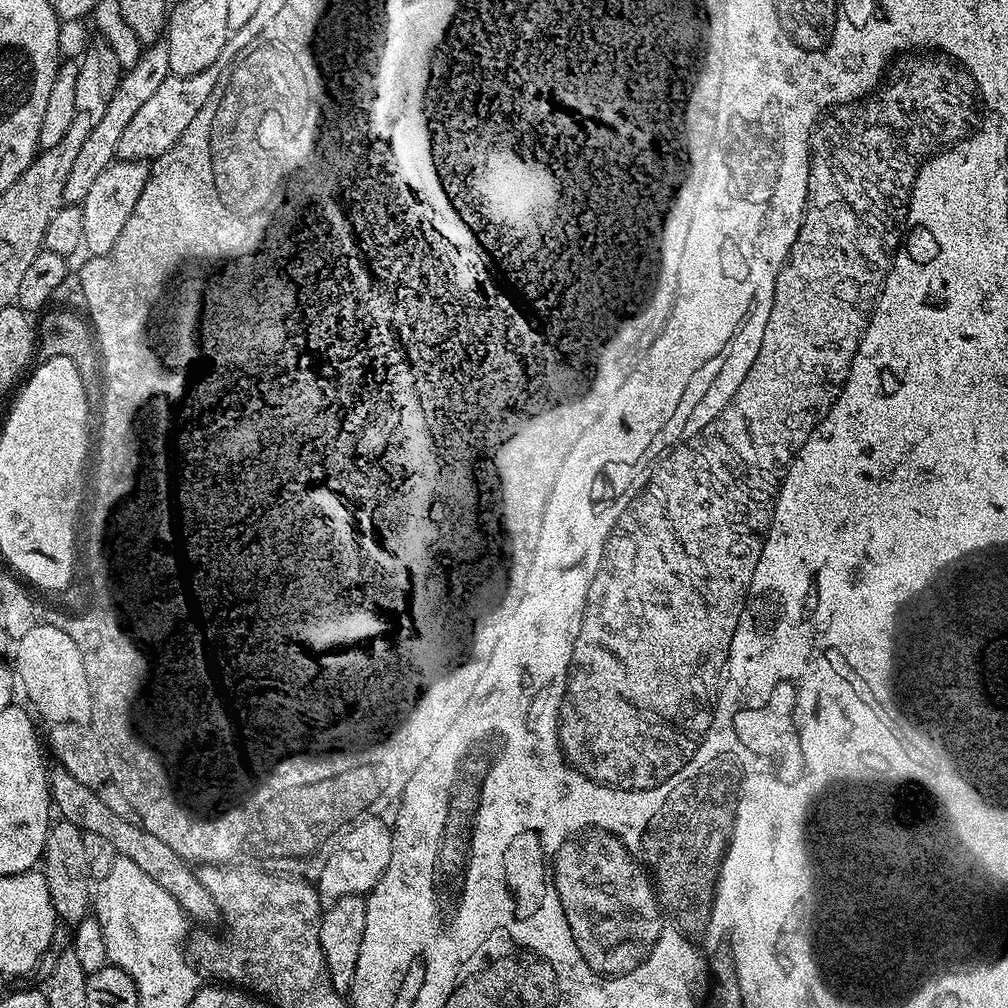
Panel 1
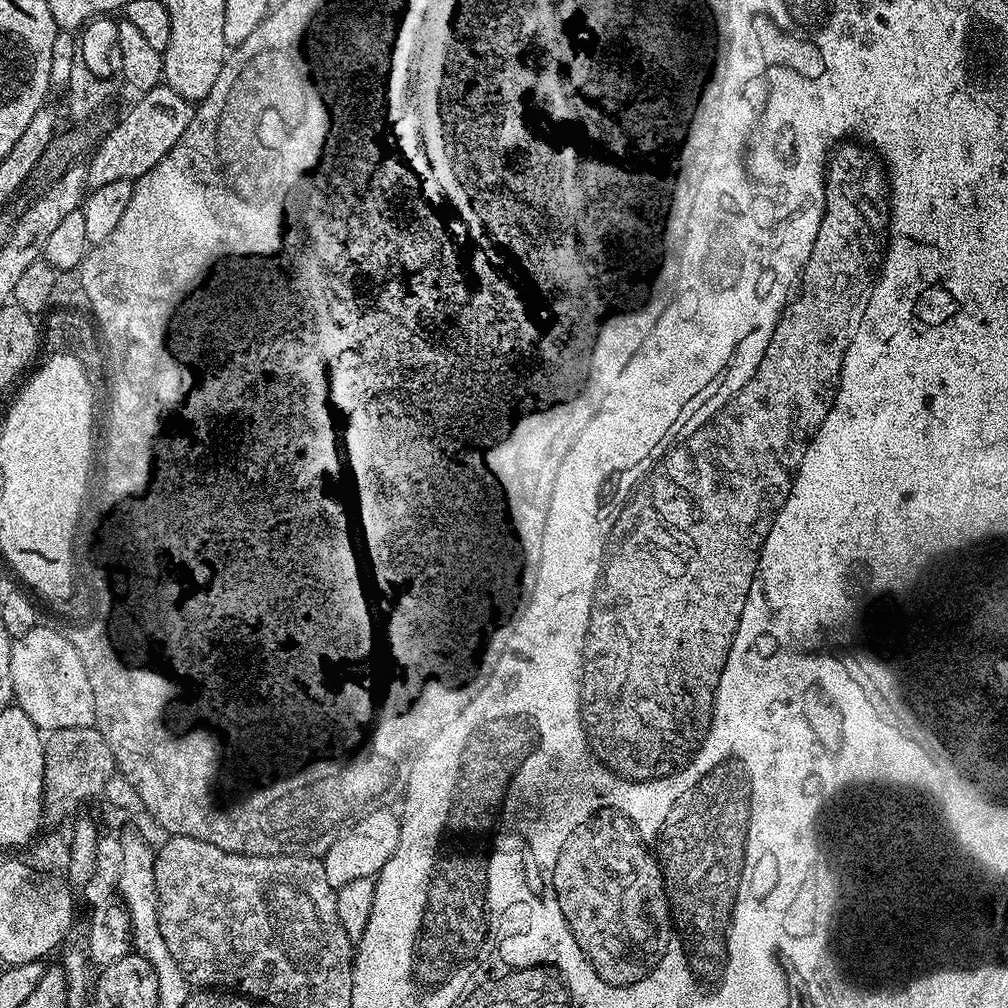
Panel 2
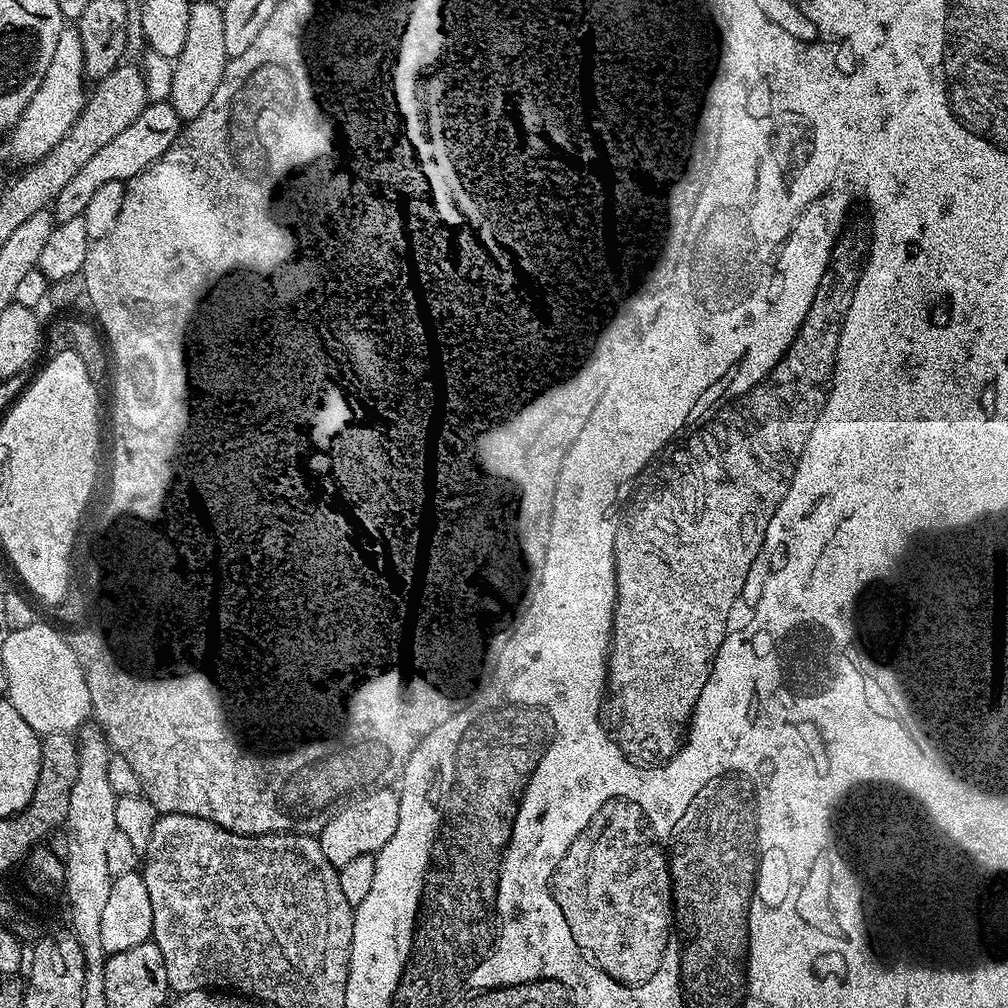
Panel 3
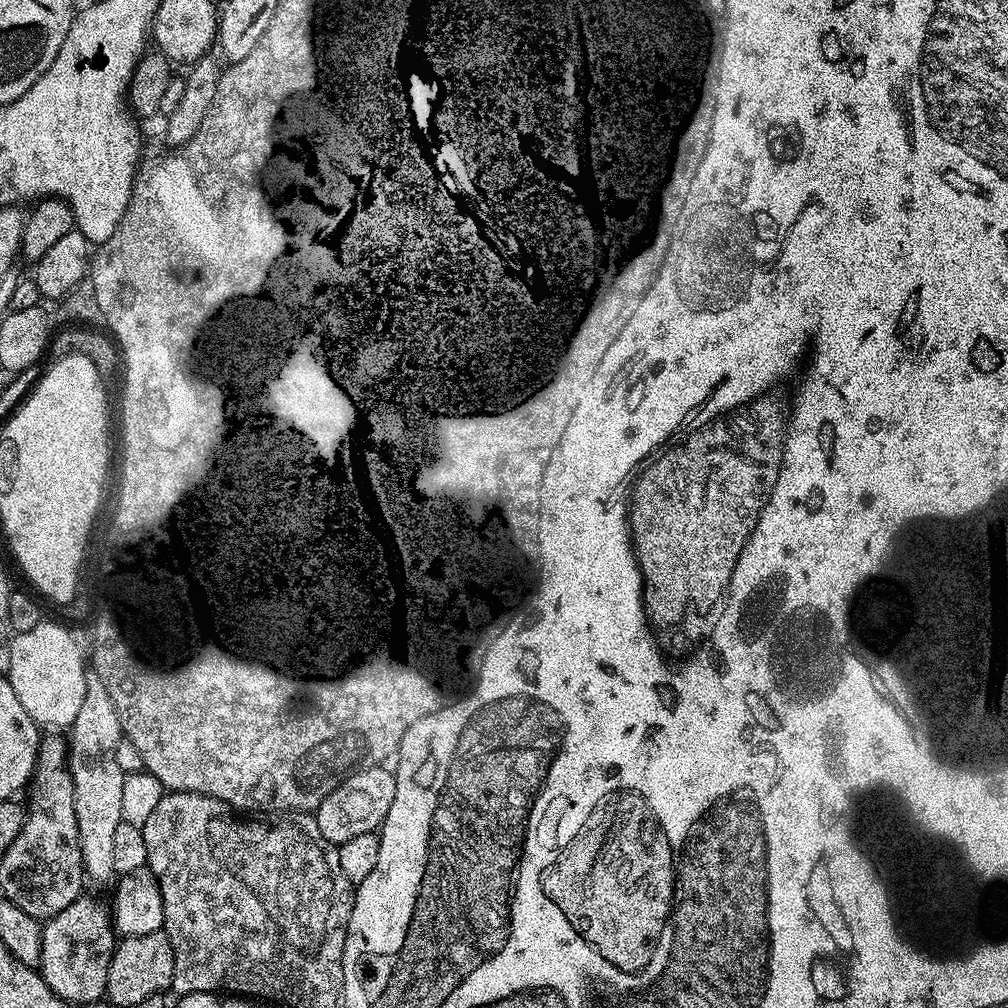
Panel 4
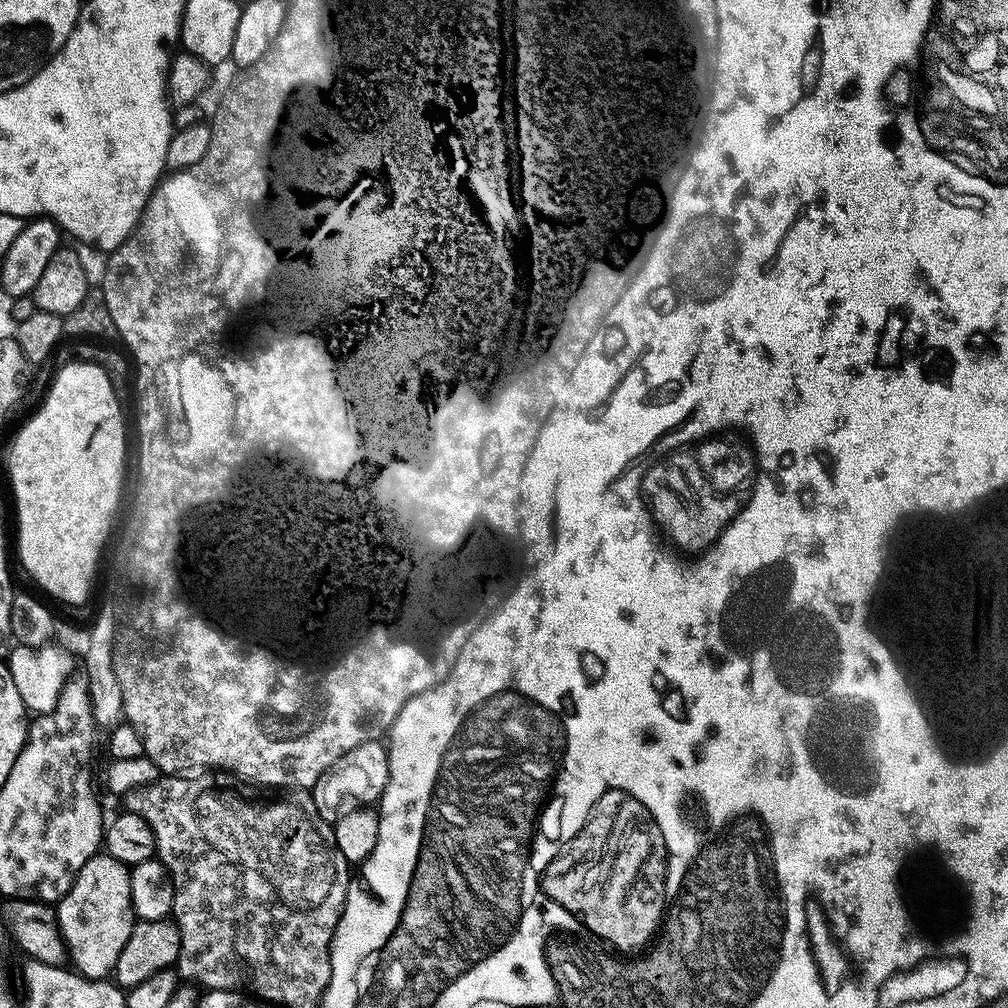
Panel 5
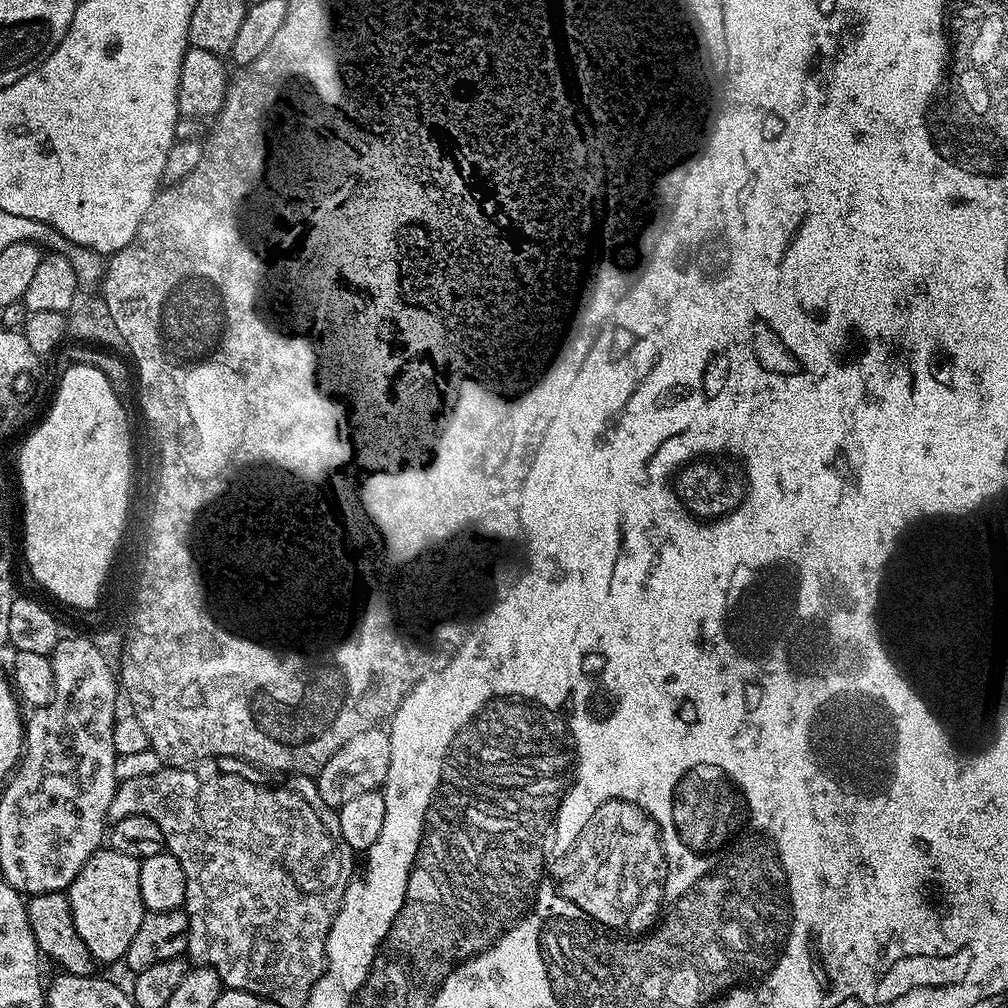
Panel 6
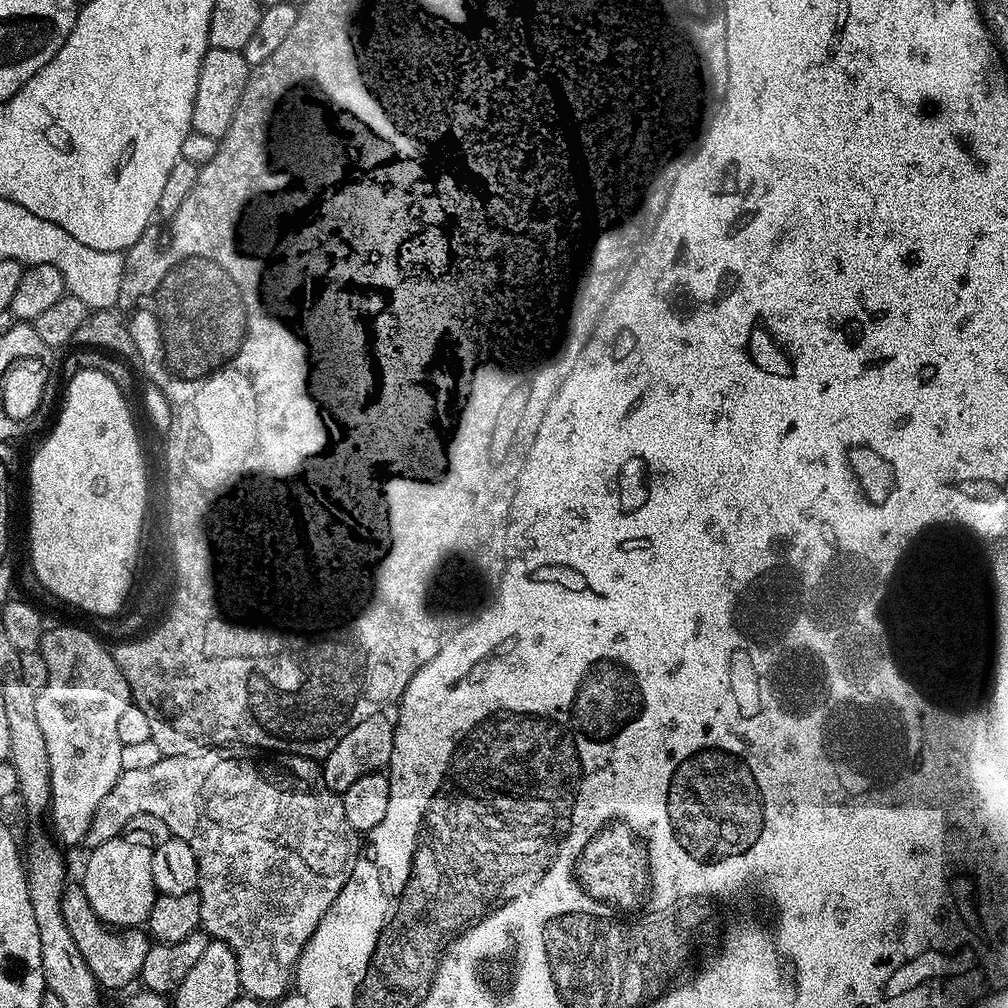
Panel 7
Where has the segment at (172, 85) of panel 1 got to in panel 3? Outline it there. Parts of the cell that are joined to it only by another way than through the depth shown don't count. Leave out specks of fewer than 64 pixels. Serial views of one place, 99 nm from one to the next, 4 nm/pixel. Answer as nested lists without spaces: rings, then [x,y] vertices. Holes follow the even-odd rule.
[[[168,100],[150,102],[144,107],[142,114],[113,138],[70,178],[70,182],[63,188],[62,194],[54,202],[54,216],[59,222],[70,222],[70,218],[84,216],[88,211],[88,204],[94,198],[94,194],[111,180],[127,182],[133,180],[139,172],[144,172],[152,164],[159,160],[166,150],[170,150],[172,143],[180,137],[182,121],[174,106]]]

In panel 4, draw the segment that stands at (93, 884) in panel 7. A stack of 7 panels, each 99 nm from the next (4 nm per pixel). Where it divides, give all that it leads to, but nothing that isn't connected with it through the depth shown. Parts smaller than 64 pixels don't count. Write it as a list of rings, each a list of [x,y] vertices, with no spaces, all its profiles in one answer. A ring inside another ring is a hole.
[[[81,898],[43,925],[42,954],[38,971],[50,990],[69,1005],[92,1004],[106,996],[106,974],[118,936],[107,903]]]

